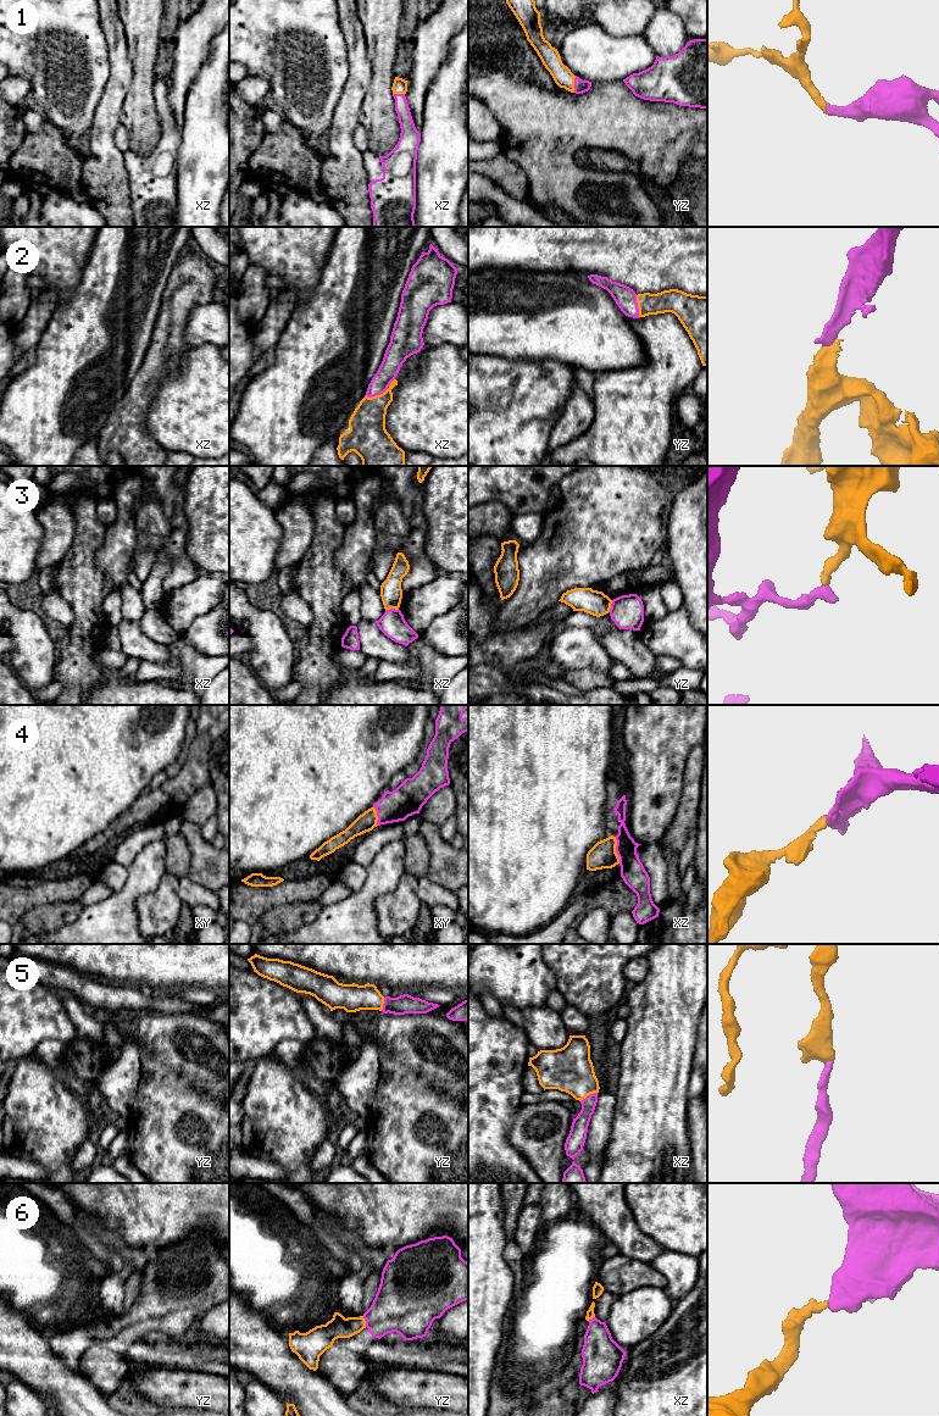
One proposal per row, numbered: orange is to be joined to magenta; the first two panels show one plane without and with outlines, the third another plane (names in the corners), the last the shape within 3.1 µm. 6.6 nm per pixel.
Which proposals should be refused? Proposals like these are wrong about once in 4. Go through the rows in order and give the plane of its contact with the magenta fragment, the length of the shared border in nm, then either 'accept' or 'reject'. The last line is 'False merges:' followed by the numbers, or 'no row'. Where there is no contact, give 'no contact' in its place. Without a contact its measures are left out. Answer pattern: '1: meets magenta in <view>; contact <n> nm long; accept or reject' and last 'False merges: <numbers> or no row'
1: meets magenta in yz; contact 110 nm long; accept
2: meets magenta in xz; contact 170 nm long; accept
3: meets magenta in xz; contact 90 nm long; reject
4: meets magenta in xz; contact 180 nm long; accept
5: meets magenta in xz; contact 130 nm long; accept
6: meets magenta in yz; contact 80 nm long; accept
False merges: 3

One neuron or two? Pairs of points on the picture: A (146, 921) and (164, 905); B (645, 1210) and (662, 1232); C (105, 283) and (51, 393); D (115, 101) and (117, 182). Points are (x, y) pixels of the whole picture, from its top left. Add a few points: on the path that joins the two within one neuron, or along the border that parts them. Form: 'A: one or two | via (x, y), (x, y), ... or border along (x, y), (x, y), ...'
A: one | via (150, 917), (160, 909)
B: one | via (650, 1215), (662, 1227)
C: one | via (104, 310), (100, 315), (100, 334), (78, 366)
D: one | via (106, 121), (106, 162)

